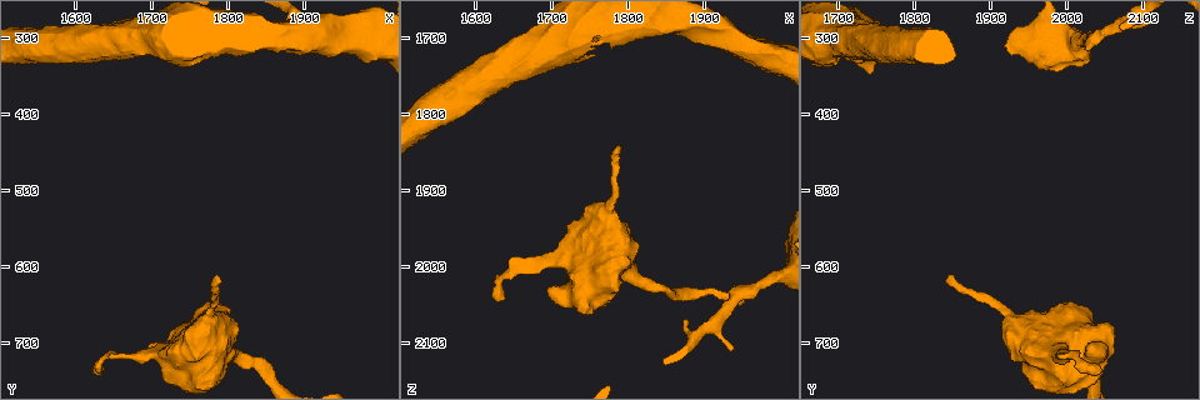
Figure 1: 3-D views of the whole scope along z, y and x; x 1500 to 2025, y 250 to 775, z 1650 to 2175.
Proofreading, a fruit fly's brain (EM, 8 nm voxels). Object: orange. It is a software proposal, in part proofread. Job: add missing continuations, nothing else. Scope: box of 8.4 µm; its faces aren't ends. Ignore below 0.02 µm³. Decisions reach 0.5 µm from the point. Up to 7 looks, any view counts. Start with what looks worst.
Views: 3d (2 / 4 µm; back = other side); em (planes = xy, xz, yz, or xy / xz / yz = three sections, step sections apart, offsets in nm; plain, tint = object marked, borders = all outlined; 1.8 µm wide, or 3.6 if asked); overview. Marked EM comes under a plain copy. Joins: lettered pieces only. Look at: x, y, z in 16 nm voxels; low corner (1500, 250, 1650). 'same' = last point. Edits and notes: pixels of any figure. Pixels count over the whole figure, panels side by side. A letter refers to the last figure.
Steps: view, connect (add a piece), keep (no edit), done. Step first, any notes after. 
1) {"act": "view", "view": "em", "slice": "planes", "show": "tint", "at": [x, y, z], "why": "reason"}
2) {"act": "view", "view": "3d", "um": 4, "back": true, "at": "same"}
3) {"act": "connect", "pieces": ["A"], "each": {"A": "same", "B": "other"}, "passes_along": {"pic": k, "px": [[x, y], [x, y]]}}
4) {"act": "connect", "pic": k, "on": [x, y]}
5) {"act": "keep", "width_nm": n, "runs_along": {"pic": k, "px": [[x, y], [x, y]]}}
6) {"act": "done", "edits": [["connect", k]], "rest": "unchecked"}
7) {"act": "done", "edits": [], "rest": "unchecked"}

{"act": "view", "view": "3d", "um": 4, "back": true, "at": [1785, 615, 1845], "why": "free end"}

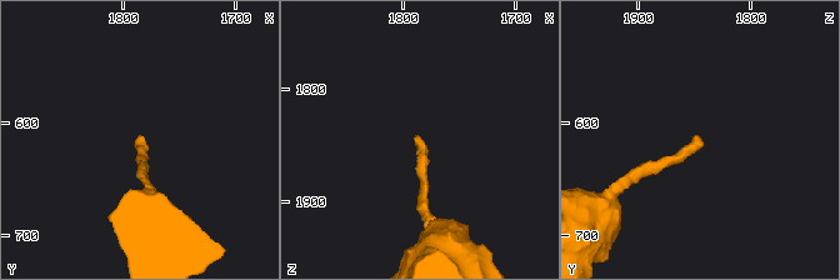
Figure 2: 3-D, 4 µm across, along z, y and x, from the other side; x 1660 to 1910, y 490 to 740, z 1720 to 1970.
{"act": "view", "view": "em", "um": 3.6, "slice": "xz", "step": 4, "show": "tint", "at": [1788, 612, 1842], "why": "shape alone is not enough"}

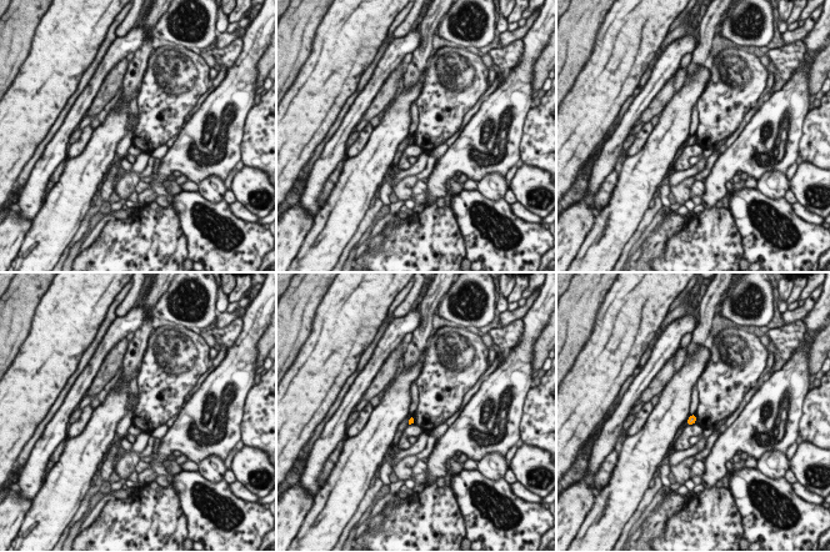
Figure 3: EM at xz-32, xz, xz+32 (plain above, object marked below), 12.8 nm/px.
{"act": "view", "view": "em", "um": 3.6, "slice": "planes", "show": "borders", "at": "same"}

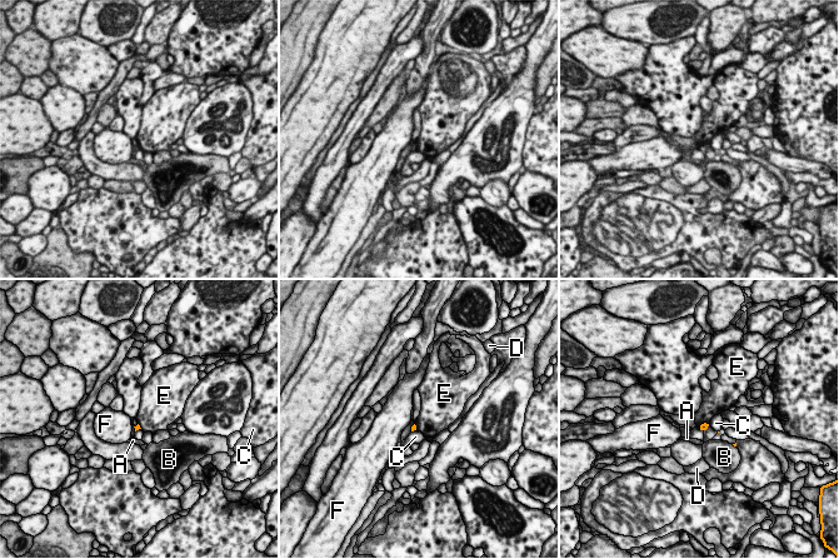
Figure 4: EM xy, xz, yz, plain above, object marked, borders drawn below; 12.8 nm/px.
{"act": "keep", "each": {"A": "other", "B": "other", "C": "other", "D": "other", "E": "other", "F": "other"}, "border": {"pic": 4, "px": [[709, 423], [702, 423], [698, 428]]}, "found": "no lettered piece goes on from it"}

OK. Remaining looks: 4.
{"act": "view", "view": "3d", "um": 4, "at": [1630, 735, 2045], "why": "free end"}

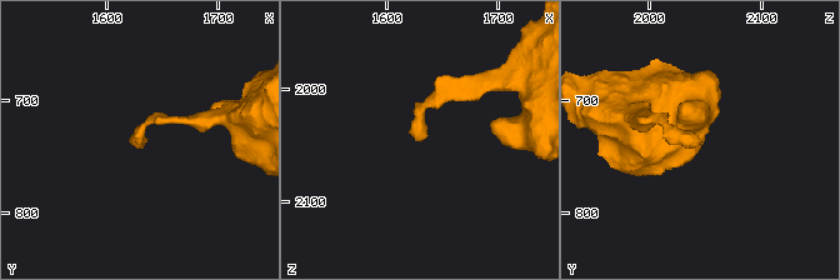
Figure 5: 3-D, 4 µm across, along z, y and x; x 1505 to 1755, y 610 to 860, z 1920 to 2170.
{"act": "view", "view": "em", "slice": "planes", "show": "borders", "at": [1628, 742, 2046]}

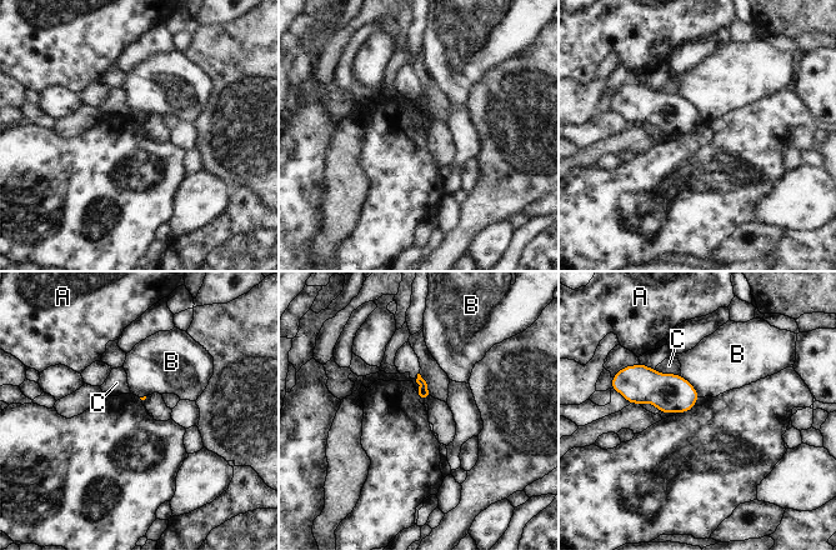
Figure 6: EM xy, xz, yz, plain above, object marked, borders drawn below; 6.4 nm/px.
{"act": "keep", "each": {"A": "other", "B": "other", "C": "other"}, "found": "none of them fits"}

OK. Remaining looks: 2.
{"act": "view", "view": "3d", "um": 4, "at": [1815, 720, 2020], "why": "calibre changes"}

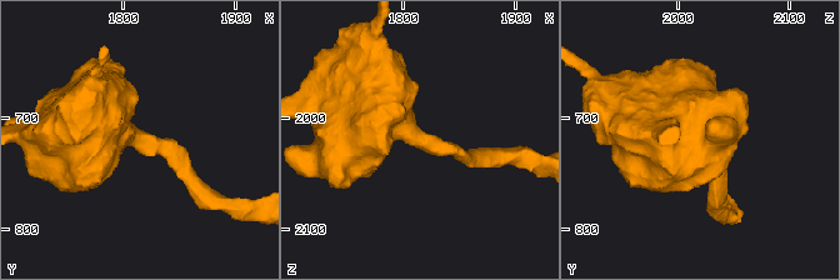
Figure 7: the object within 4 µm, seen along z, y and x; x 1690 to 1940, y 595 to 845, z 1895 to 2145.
{"act": "view", "view": "em", "um": 3.6, "slice": "planes", "show": "borders", "at": [1814, 720, 2018], "why": "shape alone is not enough"}

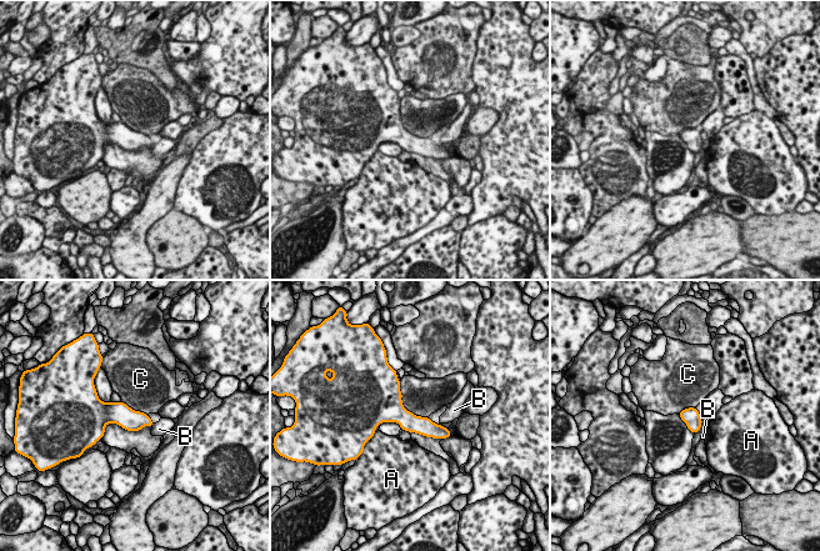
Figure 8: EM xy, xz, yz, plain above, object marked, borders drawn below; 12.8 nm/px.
{"act": "keep", "longest_contact_nm": ["C", 400], "each": {"A": "other", "B": "other", "C": "other"}, "border": {"pic": 8, "px": [[120, 401], [146, 415]]}, "found": "none of them fits"}

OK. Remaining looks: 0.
{"act": "done", "edits": [], "rest": "unchecked"}

